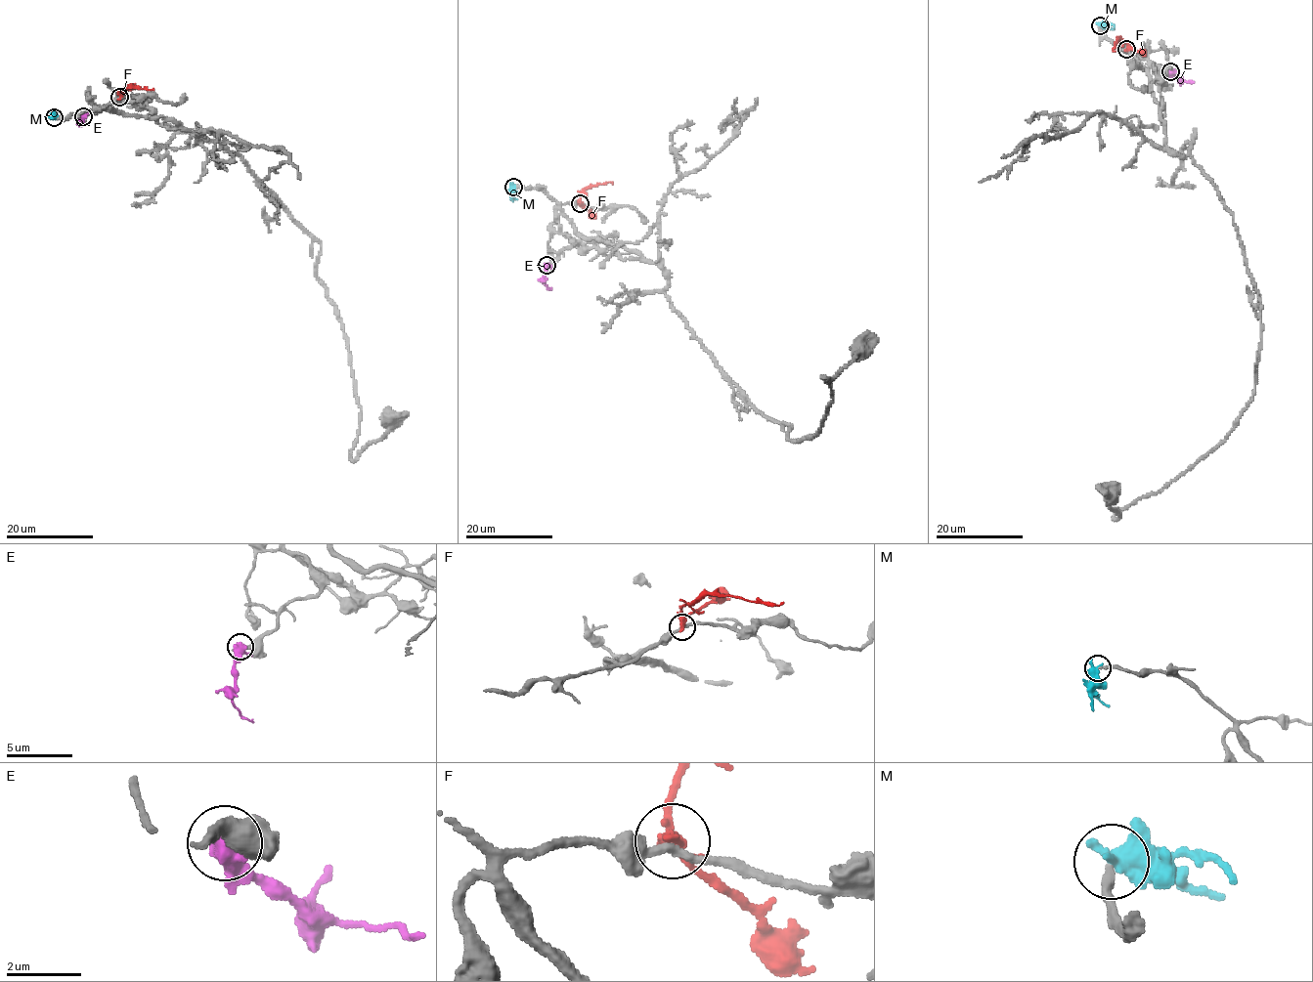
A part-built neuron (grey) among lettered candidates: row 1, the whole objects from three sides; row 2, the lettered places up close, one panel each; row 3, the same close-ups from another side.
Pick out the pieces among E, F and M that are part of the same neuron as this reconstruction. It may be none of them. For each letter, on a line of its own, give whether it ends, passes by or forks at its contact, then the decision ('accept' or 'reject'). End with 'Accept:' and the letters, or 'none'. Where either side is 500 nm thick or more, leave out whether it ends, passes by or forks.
E: it passes by | reject
F: it passes by | reject
M: it passes by | reject
Accept: none

